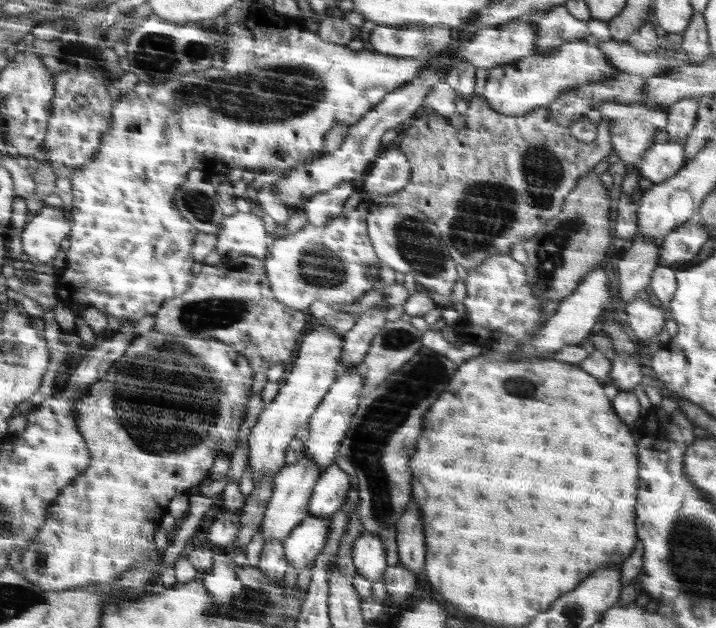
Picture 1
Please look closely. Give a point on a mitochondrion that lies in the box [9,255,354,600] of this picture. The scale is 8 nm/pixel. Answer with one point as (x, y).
(149, 433)

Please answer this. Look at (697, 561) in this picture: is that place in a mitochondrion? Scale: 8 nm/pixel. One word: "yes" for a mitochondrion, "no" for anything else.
yes

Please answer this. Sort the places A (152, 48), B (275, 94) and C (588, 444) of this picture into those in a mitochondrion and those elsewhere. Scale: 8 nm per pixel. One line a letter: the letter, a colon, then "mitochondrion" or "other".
A: mitochondrion
B: mitochondrion
C: other

